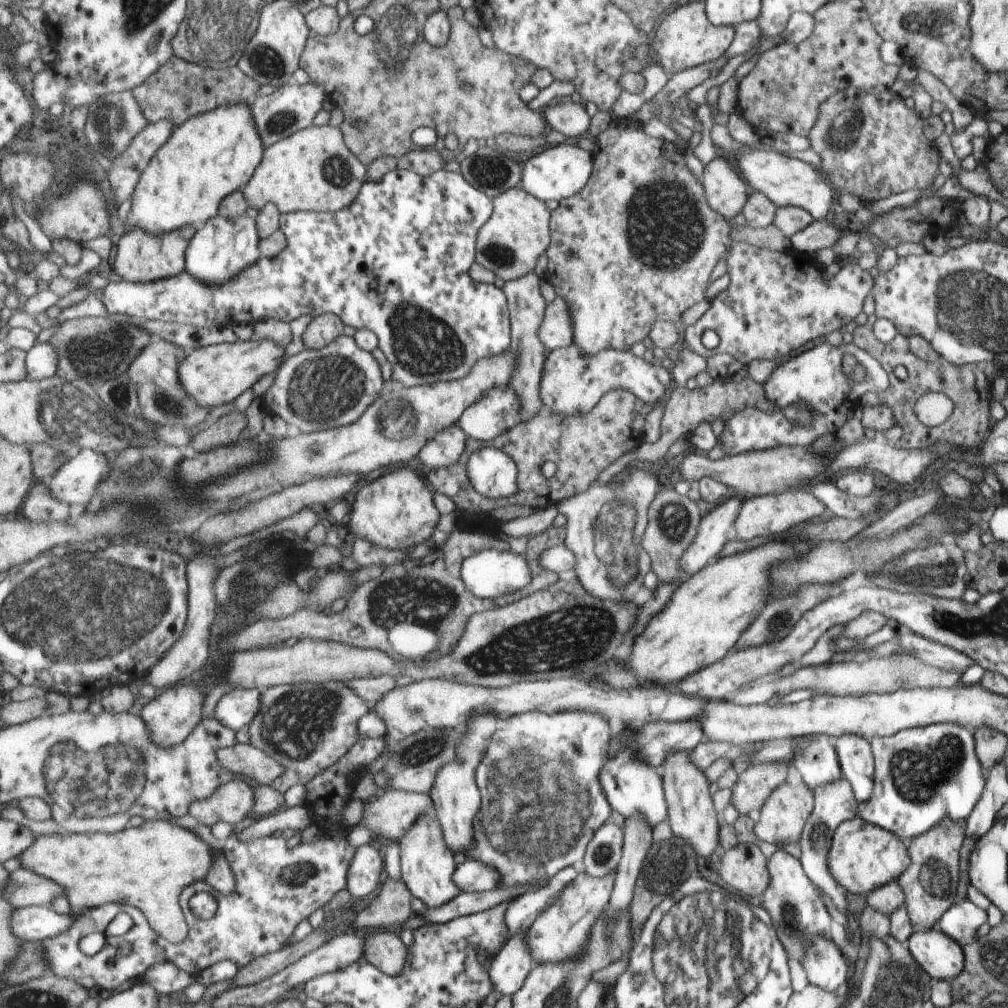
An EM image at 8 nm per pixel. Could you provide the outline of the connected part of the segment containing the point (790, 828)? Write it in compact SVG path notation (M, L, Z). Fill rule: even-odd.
M784 782L776 790L773 790L761 808L761 815L758 823L755 824L757 838L764 842L777 844L780 848L789 842L800 840L800 834L804 830L804 824L814 808L814 796L806 788L806 784L793 785Z

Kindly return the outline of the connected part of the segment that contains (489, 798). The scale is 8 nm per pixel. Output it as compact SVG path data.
M528 711L522 717L508 717L508 722L504 728L496 730L492 736L488 750L485 751L484 758L476 770L477 787L481 790L481 808L474 820L474 836L476 844L470 851L466 851L463 858L472 859L485 863L486 866L495 869L499 874L498 888L514 889L515 887L536 887L550 880L557 872L566 867L580 868L588 850L588 844L592 842L595 832L606 822L614 811L608 802L604 791L599 787L599 776L606 761L610 760L610 724L608 719L601 714L594 714L588 711L558 711L551 715L540 711Z

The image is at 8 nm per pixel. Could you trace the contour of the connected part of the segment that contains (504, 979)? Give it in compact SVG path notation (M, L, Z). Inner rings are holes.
M527 932L516 933L506 941L489 964L490 980L496 990L512 996L523 985L525 976L534 965L527 945Z

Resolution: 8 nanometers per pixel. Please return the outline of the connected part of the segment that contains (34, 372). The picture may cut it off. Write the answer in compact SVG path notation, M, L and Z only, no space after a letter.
M38 343L29 352L28 364L30 378L51 379L60 372L61 354L52 343Z

